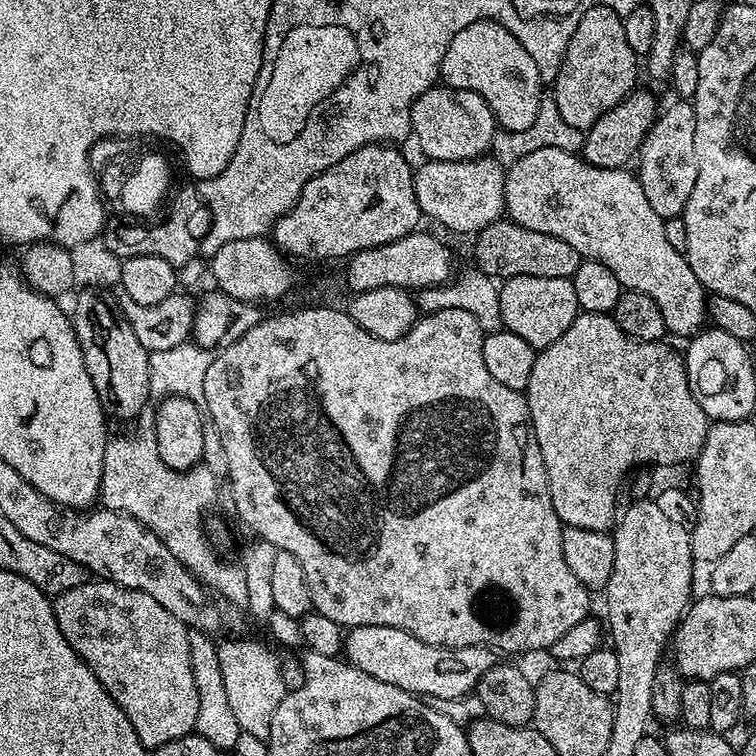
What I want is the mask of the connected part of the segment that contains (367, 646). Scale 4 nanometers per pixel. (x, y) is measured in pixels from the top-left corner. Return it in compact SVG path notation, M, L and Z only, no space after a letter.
M358 626L351 629L344 637L342 656L358 670L370 674L370 678L390 682L390 686L398 686L398 690L406 690L421 698L462 698L475 693L482 674L486 674L494 663L491 648L434 646L394 626Z

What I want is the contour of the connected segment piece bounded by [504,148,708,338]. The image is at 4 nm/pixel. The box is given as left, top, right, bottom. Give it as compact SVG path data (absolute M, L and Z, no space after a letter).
M562 149L534 150L518 158L504 173L504 210L507 219L518 226L526 226L526 230L538 230L538 234L562 238L562 242L574 246L581 258L610 266L621 289L654 298L658 310L662 310L662 318L666 318L671 335L691 338L705 327L708 320L708 296L702 282L694 278L694 270L690 270L687 256L670 246L666 238L665 220L654 214L646 193L642 191L639 175L635 171L628 171L632 170L587 164L583 155Z

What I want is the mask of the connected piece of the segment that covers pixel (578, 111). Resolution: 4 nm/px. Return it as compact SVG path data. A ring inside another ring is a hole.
M603 2L586 10L566 46L566 54L554 81L554 97L562 120L567 125L586 130L606 110L628 97L637 87L636 63L638 57L626 42L623 19Z

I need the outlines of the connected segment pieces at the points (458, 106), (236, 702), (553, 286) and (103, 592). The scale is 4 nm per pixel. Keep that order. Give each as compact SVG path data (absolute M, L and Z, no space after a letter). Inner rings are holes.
M433 86L412 104L412 136L428 160L479 160L493 147L498 125L490 106L474 90Z
M220 640L217 643L218 663L222 666L222 679L226 686L226 699L241 732L254 734L254 738L267 740L274 710L283 702L286 691L279 670L280 660L264 644L256 640Z
M509 276L499 285L499 290L504 328L537 350L550 346L550 342L558 342L558 338L570 330L570 322L581 313L569 278Z
M99 578L89 579L74 586L74 590L66 590L55 597L52 609L58 630L62 630L62 638L70 642L86 666L90 666L94 678L102 682L106 694L110 694L110 698L118 702L122 714L130 718L130 726L134 726L134 734L138 734L138 742L142 742L144 748L155 750L158 746L166 746L166 742L174 742L174 738L195 733L198 686L194 686L194 670L190 666L190 632L182 621L170 614L170 610L154 602L150 594L142 594Z

